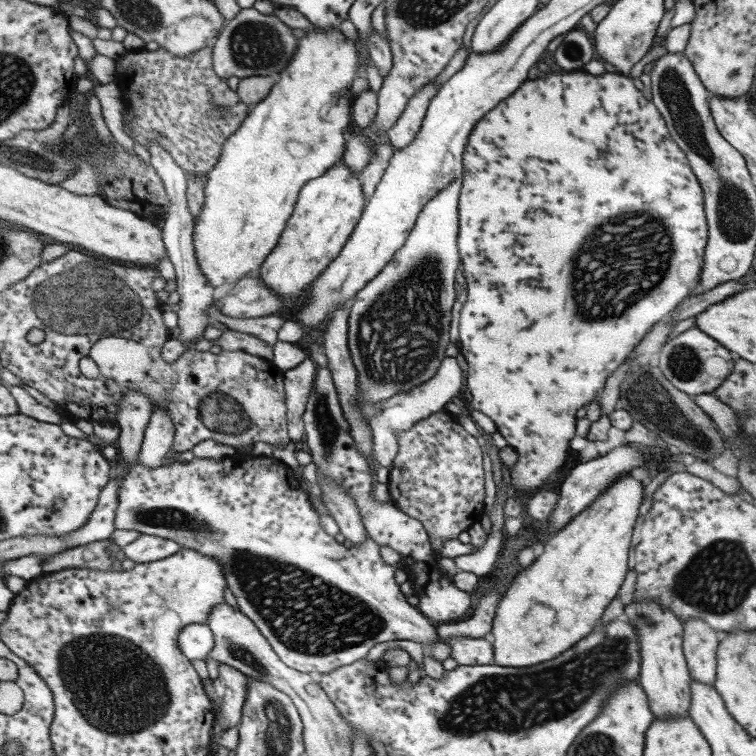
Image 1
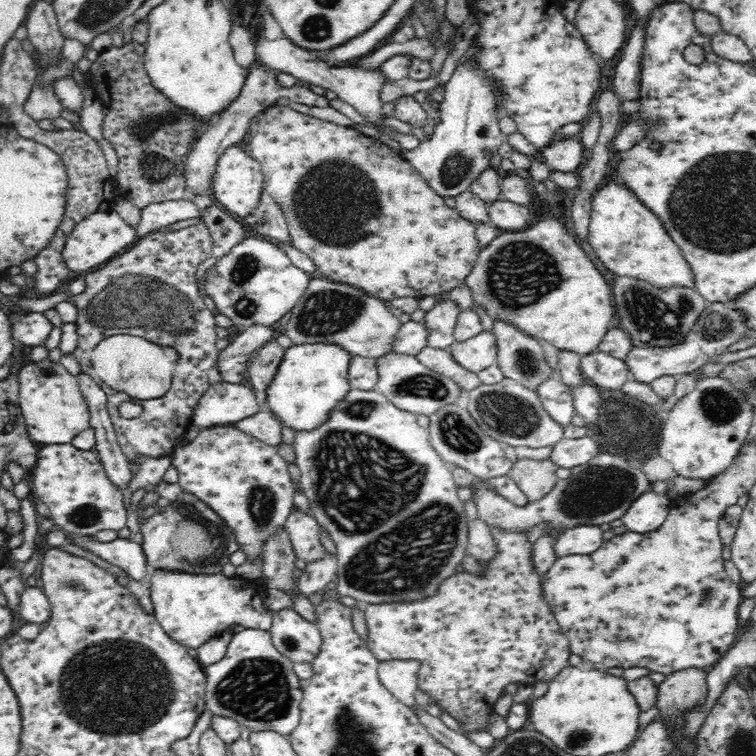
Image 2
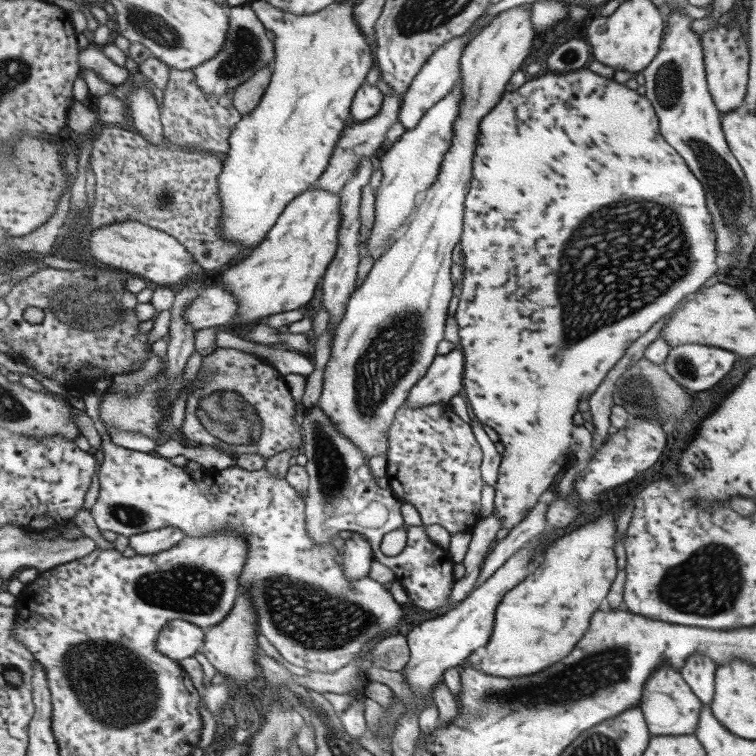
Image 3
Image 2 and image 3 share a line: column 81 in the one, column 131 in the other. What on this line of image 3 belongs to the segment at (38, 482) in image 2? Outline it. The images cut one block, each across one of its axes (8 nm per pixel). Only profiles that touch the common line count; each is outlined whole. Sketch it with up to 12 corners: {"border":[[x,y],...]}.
{"border":[[117,446],[90,510],[131,538],[237,529],[259,630],[289,663],[339,671],[407,630],[308,538],[304,495],[265,468],[207,470]]}

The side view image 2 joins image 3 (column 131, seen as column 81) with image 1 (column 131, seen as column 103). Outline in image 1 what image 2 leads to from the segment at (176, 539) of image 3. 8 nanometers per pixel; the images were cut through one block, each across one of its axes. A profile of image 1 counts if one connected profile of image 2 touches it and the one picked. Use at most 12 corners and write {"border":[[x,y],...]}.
{"border":[[141,534],[122,551],[150,563],[182,549],[175,540]]}

